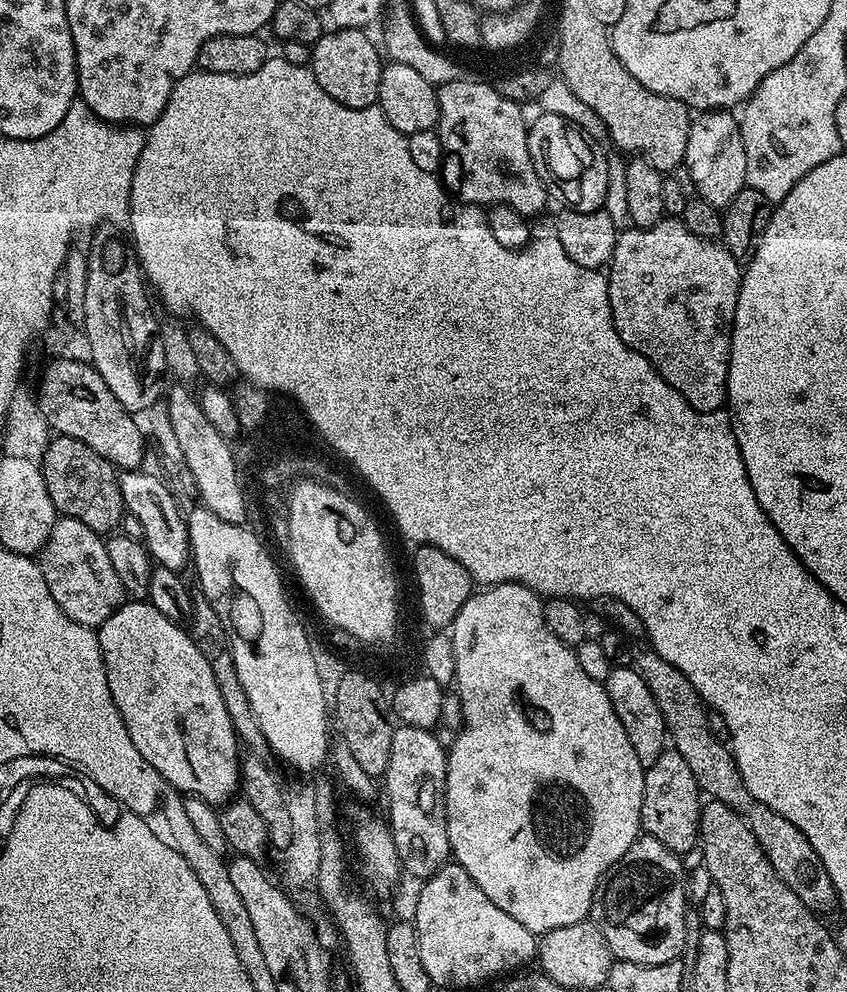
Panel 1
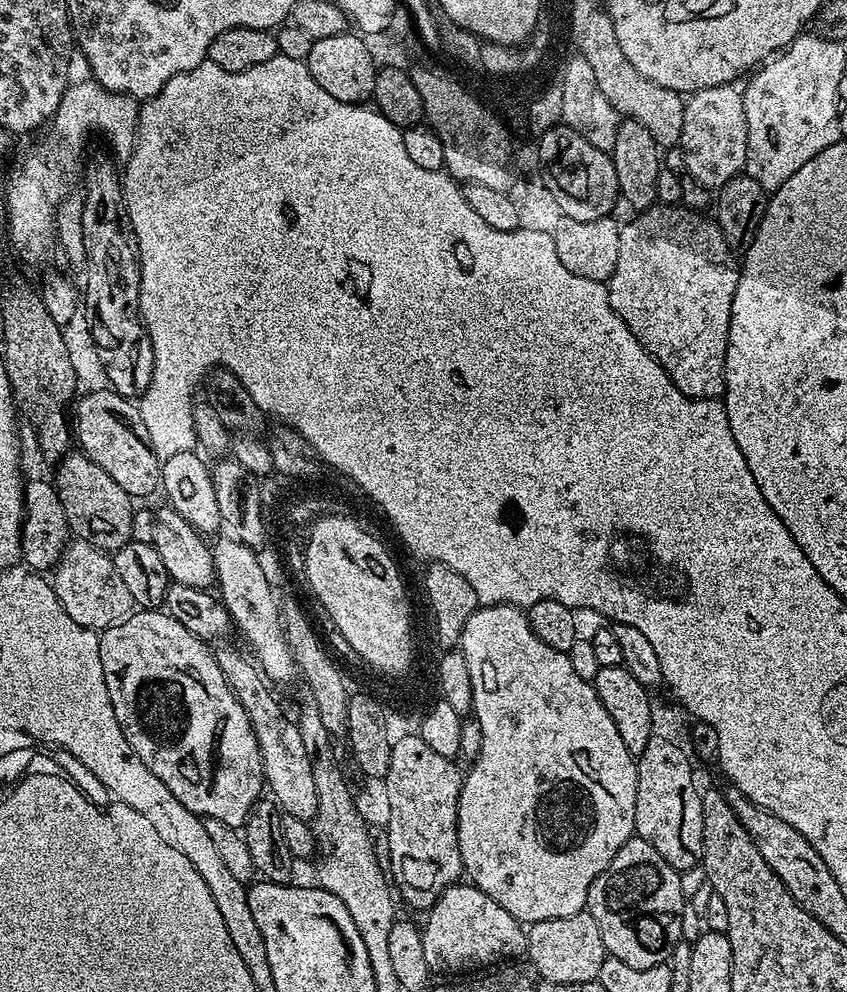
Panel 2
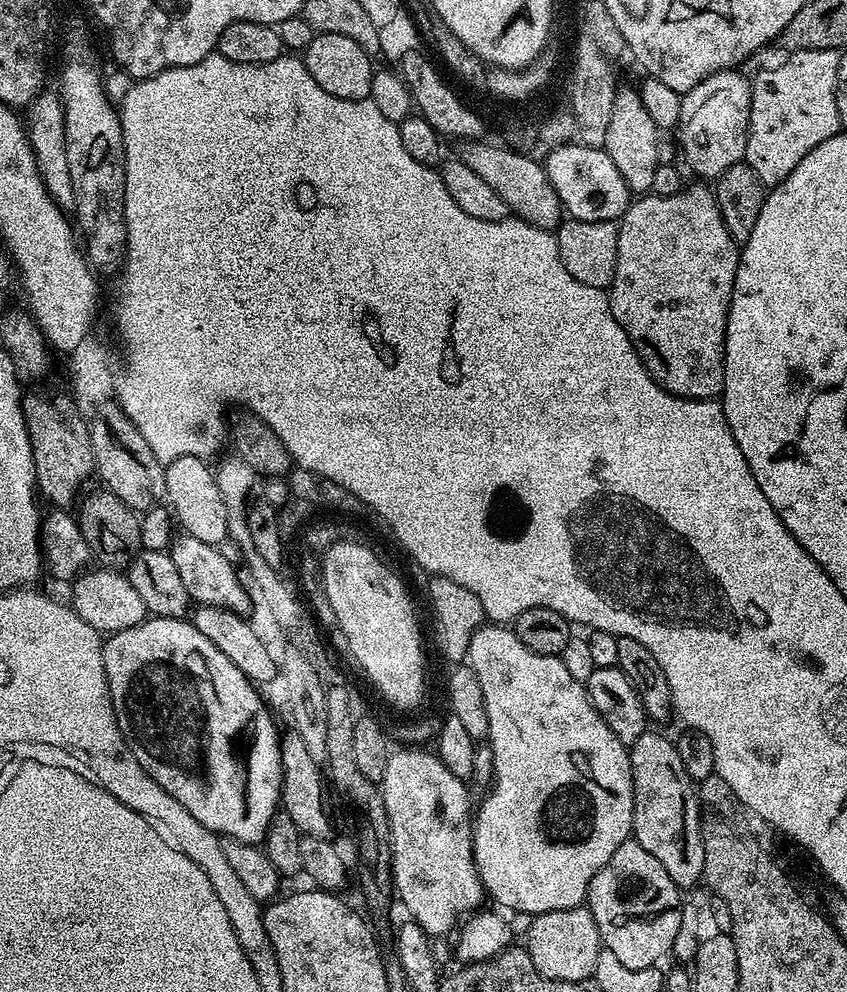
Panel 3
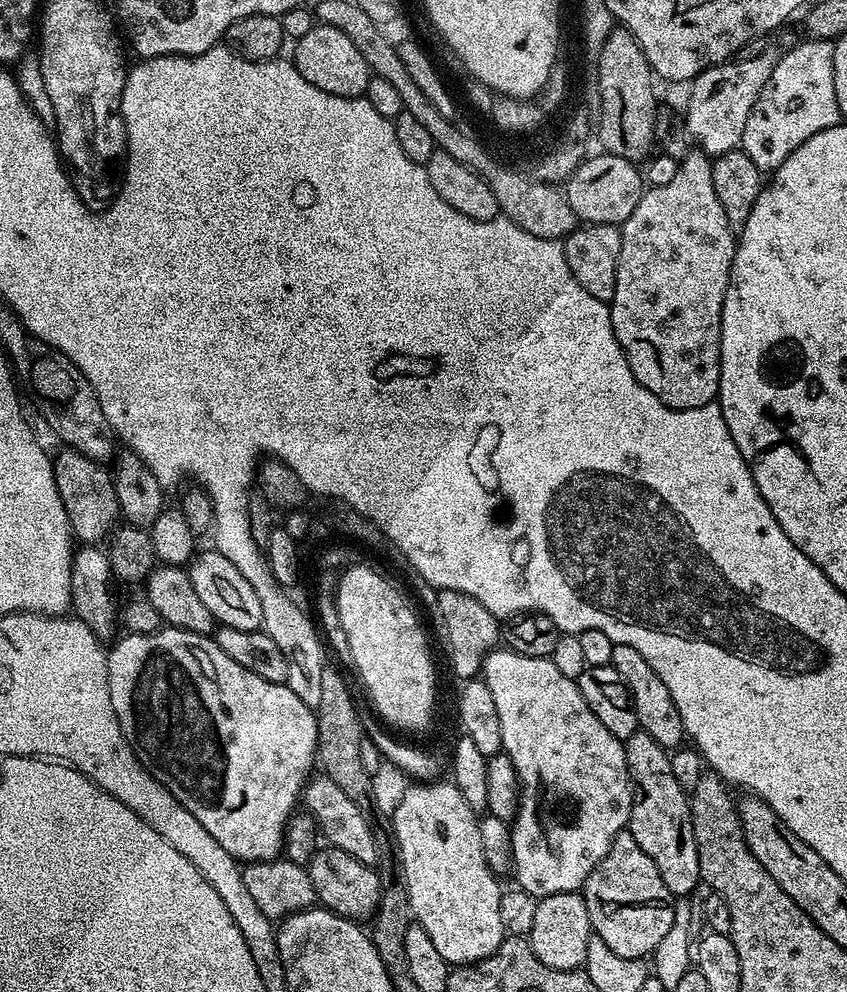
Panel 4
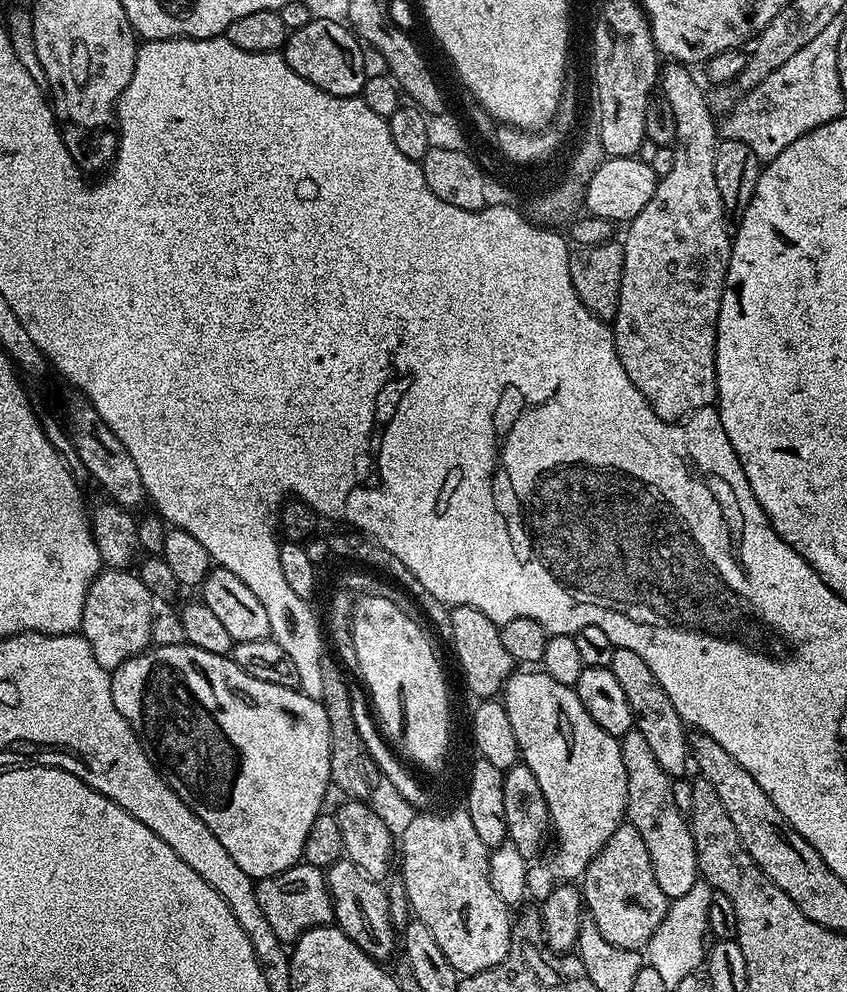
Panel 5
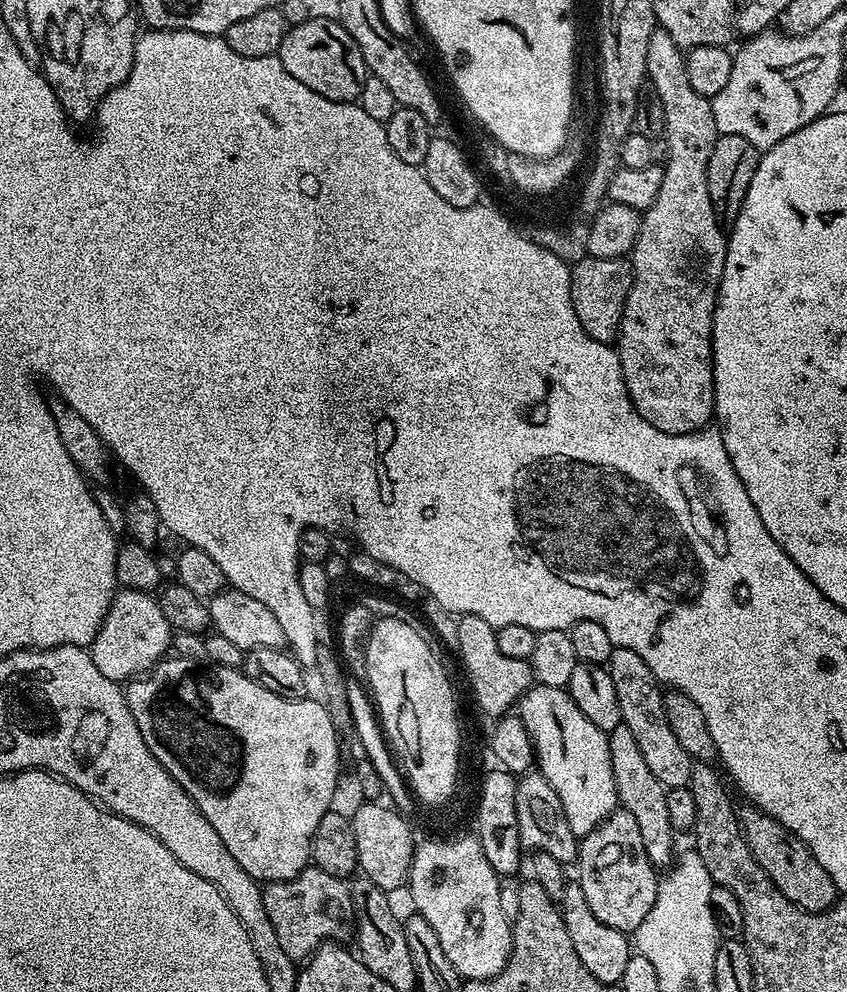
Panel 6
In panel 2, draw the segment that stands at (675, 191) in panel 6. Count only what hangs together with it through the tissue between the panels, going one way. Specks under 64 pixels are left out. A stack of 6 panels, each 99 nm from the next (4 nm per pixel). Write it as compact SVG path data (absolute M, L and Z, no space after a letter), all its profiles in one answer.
M655 203L620 229L618 266L607 280L610 306L626 322L630 334L662 366L684 396L715 400L724 394L724 367L734 294L740 277L737 253L726 242L715 219L699 216L680 204Z

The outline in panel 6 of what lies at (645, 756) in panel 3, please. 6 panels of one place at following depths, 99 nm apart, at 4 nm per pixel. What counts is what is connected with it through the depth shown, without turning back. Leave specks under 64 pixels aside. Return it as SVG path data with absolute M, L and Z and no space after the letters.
M621 723L608 733L608 745L610 746L610 770L614 770L614 786L619 807L629 812L634 822L638 822L638 831L642 834L642 846L646 846L646 854L653 868L667 869L674 860L674 856L672 858L674 829L670 822L670 809L666 807L668 792L664 784L658 782L654 774L650 774L650 765L642 755L642 750L634 738L634 733L630 731L630 726Z

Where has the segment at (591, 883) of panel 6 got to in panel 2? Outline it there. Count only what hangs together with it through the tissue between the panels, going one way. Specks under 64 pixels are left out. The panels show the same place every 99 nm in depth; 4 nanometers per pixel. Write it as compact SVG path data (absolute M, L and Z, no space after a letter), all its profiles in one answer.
M633 838L627 840L614 854L610 866L594 878L588 891L587 912L598 922L598 931L602 933L602 942L607 955L618 958L618 962L626 962L626 966L634 966L634 970L646 970L650 966L667 964L671 961L674 950L682 942L682 914L686 907L684 888L680 885L681 873L650 846L650 842Z

